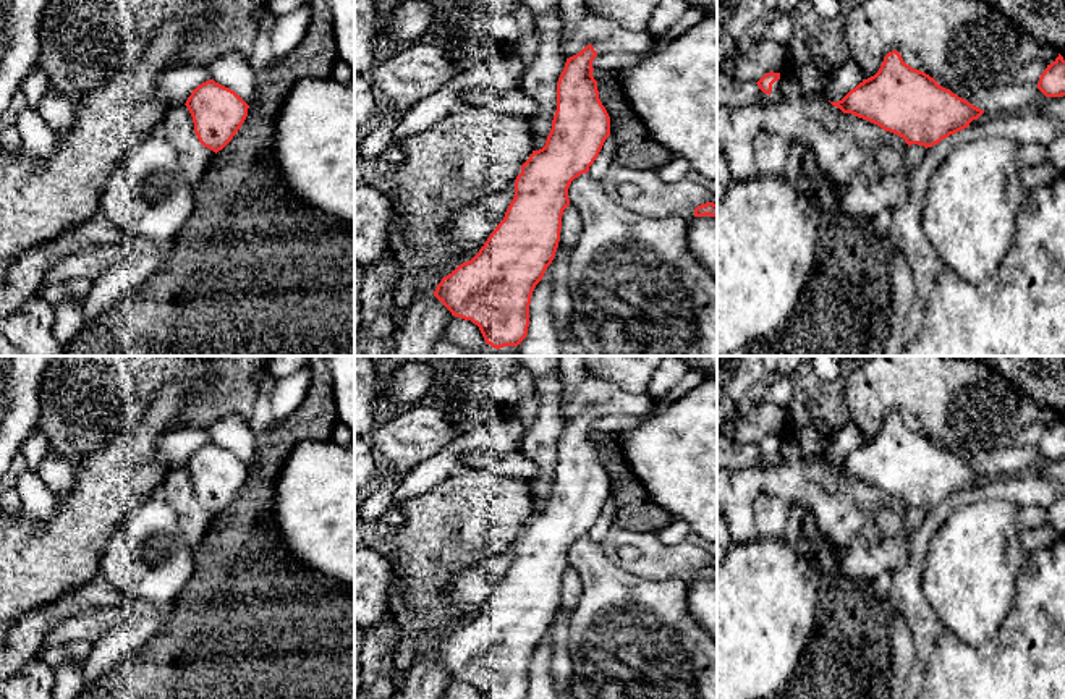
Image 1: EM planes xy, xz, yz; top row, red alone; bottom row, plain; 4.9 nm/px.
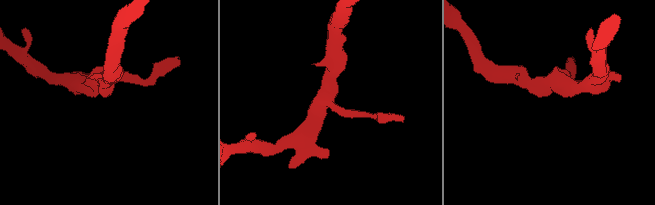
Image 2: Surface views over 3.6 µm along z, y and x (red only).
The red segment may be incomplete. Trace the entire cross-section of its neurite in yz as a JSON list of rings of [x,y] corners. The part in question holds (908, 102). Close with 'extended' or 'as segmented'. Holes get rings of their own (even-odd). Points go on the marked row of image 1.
[[[897,50],[884,57],[874,76],[830,104],[903,138],[908,146],[926,149],[968,128],[984,113],[924,71],[906,65]]]; as segmented

